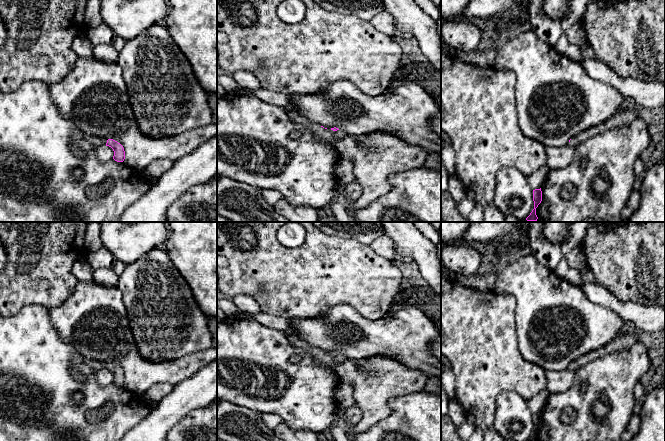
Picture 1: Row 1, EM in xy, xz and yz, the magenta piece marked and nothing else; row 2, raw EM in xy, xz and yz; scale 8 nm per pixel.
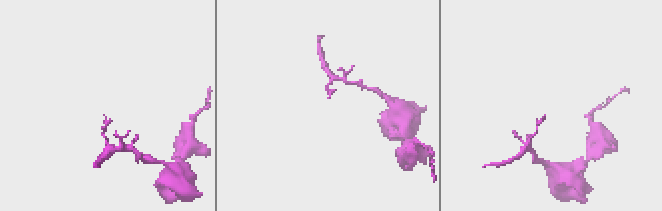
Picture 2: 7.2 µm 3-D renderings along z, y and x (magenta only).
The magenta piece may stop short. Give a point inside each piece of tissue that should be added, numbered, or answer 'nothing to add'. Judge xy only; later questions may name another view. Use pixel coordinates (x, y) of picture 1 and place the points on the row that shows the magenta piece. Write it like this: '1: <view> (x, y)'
1: xy (95, 141)

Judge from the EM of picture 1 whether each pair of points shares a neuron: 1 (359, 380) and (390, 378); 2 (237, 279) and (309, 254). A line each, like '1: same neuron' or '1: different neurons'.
1: same neuron
2: same neuron

